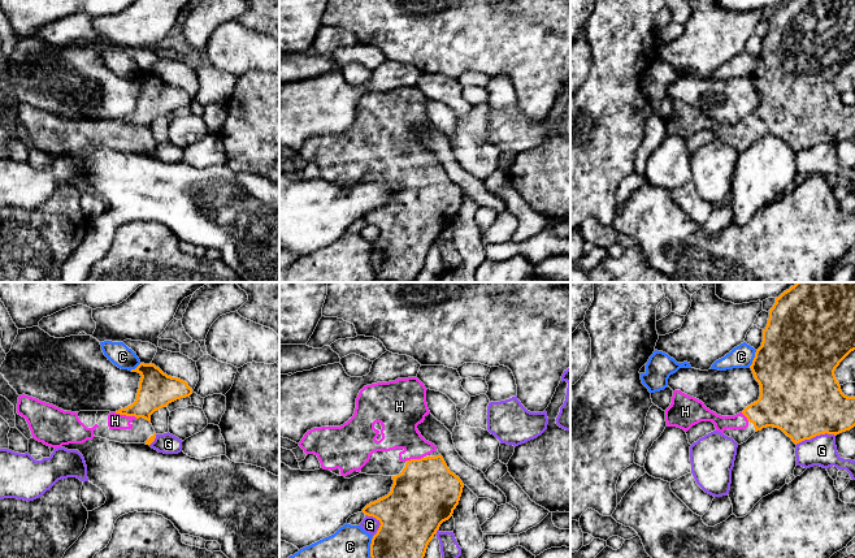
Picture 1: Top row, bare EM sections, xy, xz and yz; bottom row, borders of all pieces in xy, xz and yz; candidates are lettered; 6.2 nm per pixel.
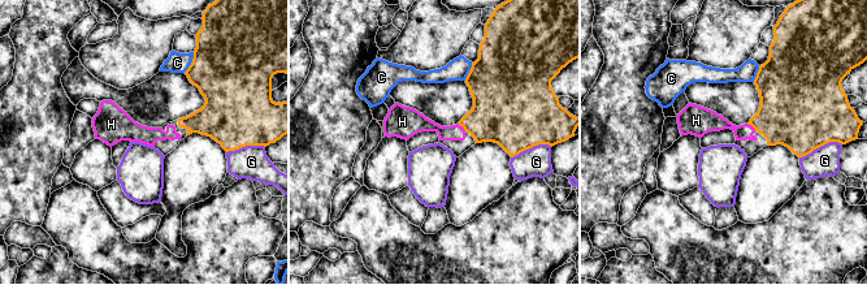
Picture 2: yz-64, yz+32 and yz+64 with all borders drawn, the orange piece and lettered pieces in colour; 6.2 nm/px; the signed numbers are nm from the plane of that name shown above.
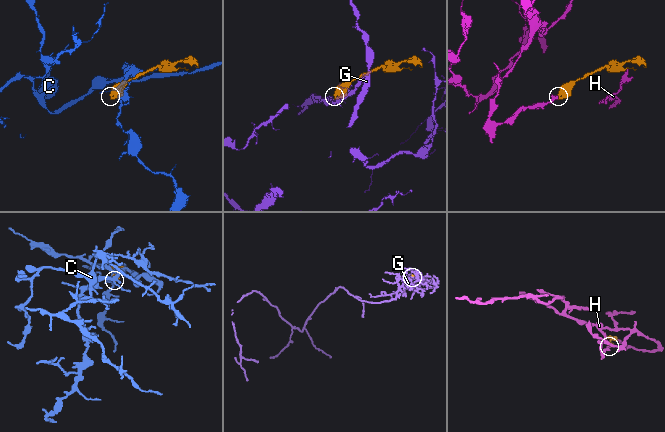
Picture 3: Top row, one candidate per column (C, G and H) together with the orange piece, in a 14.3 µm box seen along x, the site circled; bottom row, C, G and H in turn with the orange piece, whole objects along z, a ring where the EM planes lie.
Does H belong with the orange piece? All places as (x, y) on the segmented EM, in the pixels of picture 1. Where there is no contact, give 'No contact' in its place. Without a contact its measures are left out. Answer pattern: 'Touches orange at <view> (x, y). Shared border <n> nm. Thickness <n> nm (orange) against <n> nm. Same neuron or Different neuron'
Touches orange at xy (126, 415). Shared border 150 nm. Thickness 220 nm (orange) against 100 nm. Same neuron

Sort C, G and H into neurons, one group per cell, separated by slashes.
C / G / H

